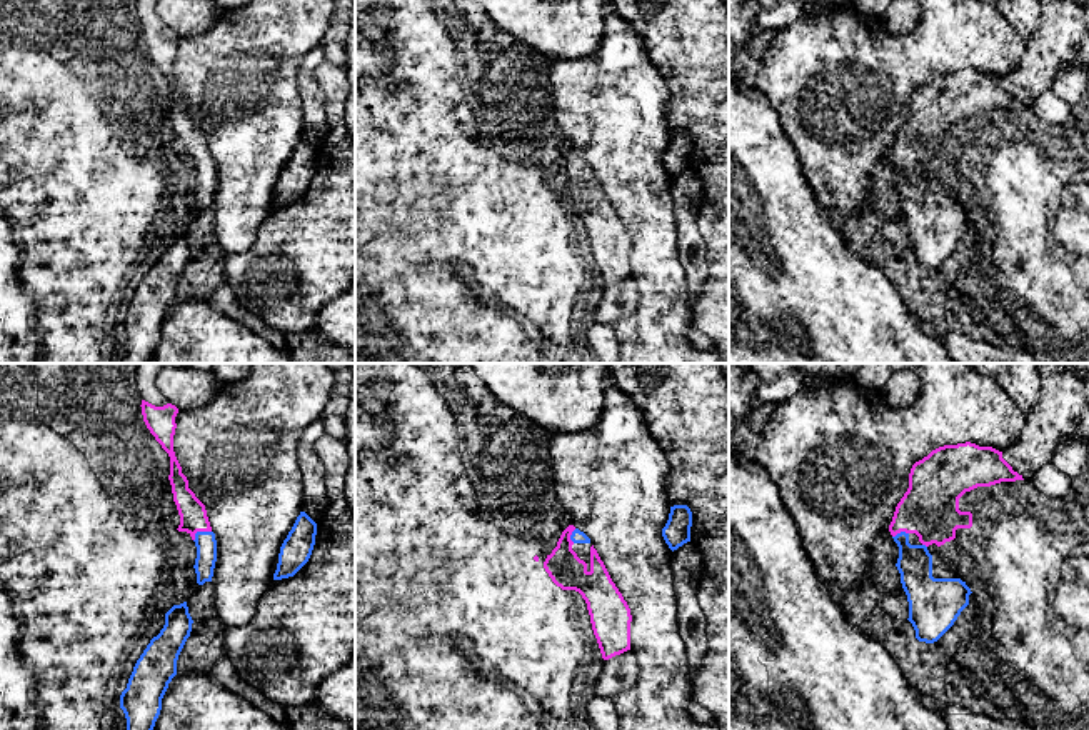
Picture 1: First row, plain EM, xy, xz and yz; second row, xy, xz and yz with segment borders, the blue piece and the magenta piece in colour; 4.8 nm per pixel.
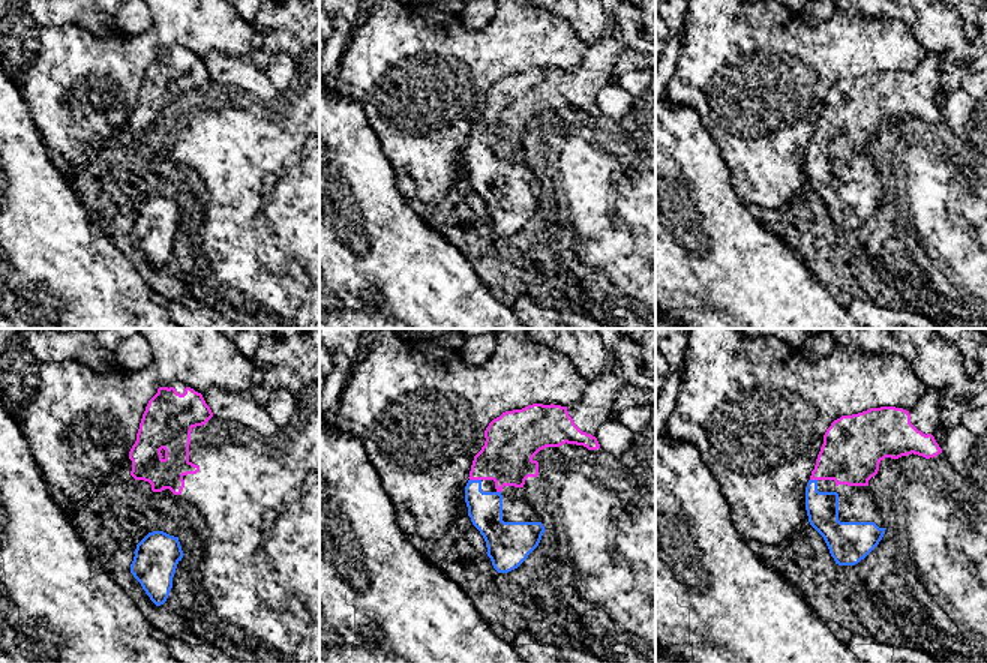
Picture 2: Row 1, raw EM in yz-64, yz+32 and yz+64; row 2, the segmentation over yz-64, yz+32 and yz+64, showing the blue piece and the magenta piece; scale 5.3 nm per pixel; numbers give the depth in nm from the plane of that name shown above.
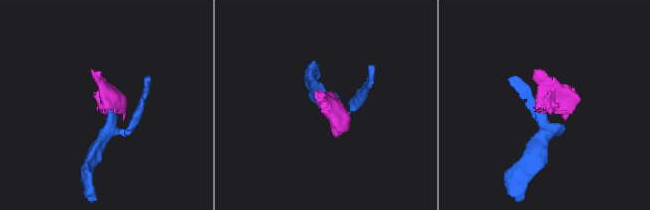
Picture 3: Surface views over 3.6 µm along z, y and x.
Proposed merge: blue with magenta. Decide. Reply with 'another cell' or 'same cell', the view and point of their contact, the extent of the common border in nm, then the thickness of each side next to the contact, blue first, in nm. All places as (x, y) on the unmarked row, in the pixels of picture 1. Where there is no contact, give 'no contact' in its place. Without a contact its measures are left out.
same cell | xy (199, 159) | 100 nm | 100/130 nm

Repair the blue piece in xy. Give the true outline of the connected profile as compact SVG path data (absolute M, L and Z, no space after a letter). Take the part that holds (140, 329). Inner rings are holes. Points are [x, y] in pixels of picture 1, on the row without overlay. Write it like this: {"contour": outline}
{"contour": "M187 228L173 232L165 240L165 252L150 267L127 315L120 322L120 335L127 345L127 363L150 363L162 337L162 325L177 302L178 282L190 263L192 243Z"}

